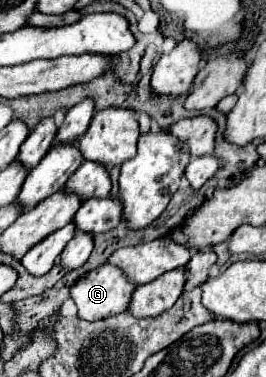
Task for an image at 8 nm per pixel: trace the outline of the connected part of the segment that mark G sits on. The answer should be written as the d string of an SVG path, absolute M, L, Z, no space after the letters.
M111 264L87 272L73 288L71 298L77 304L79 318L87 322L105 320L125 312L131 302L135 284Z

